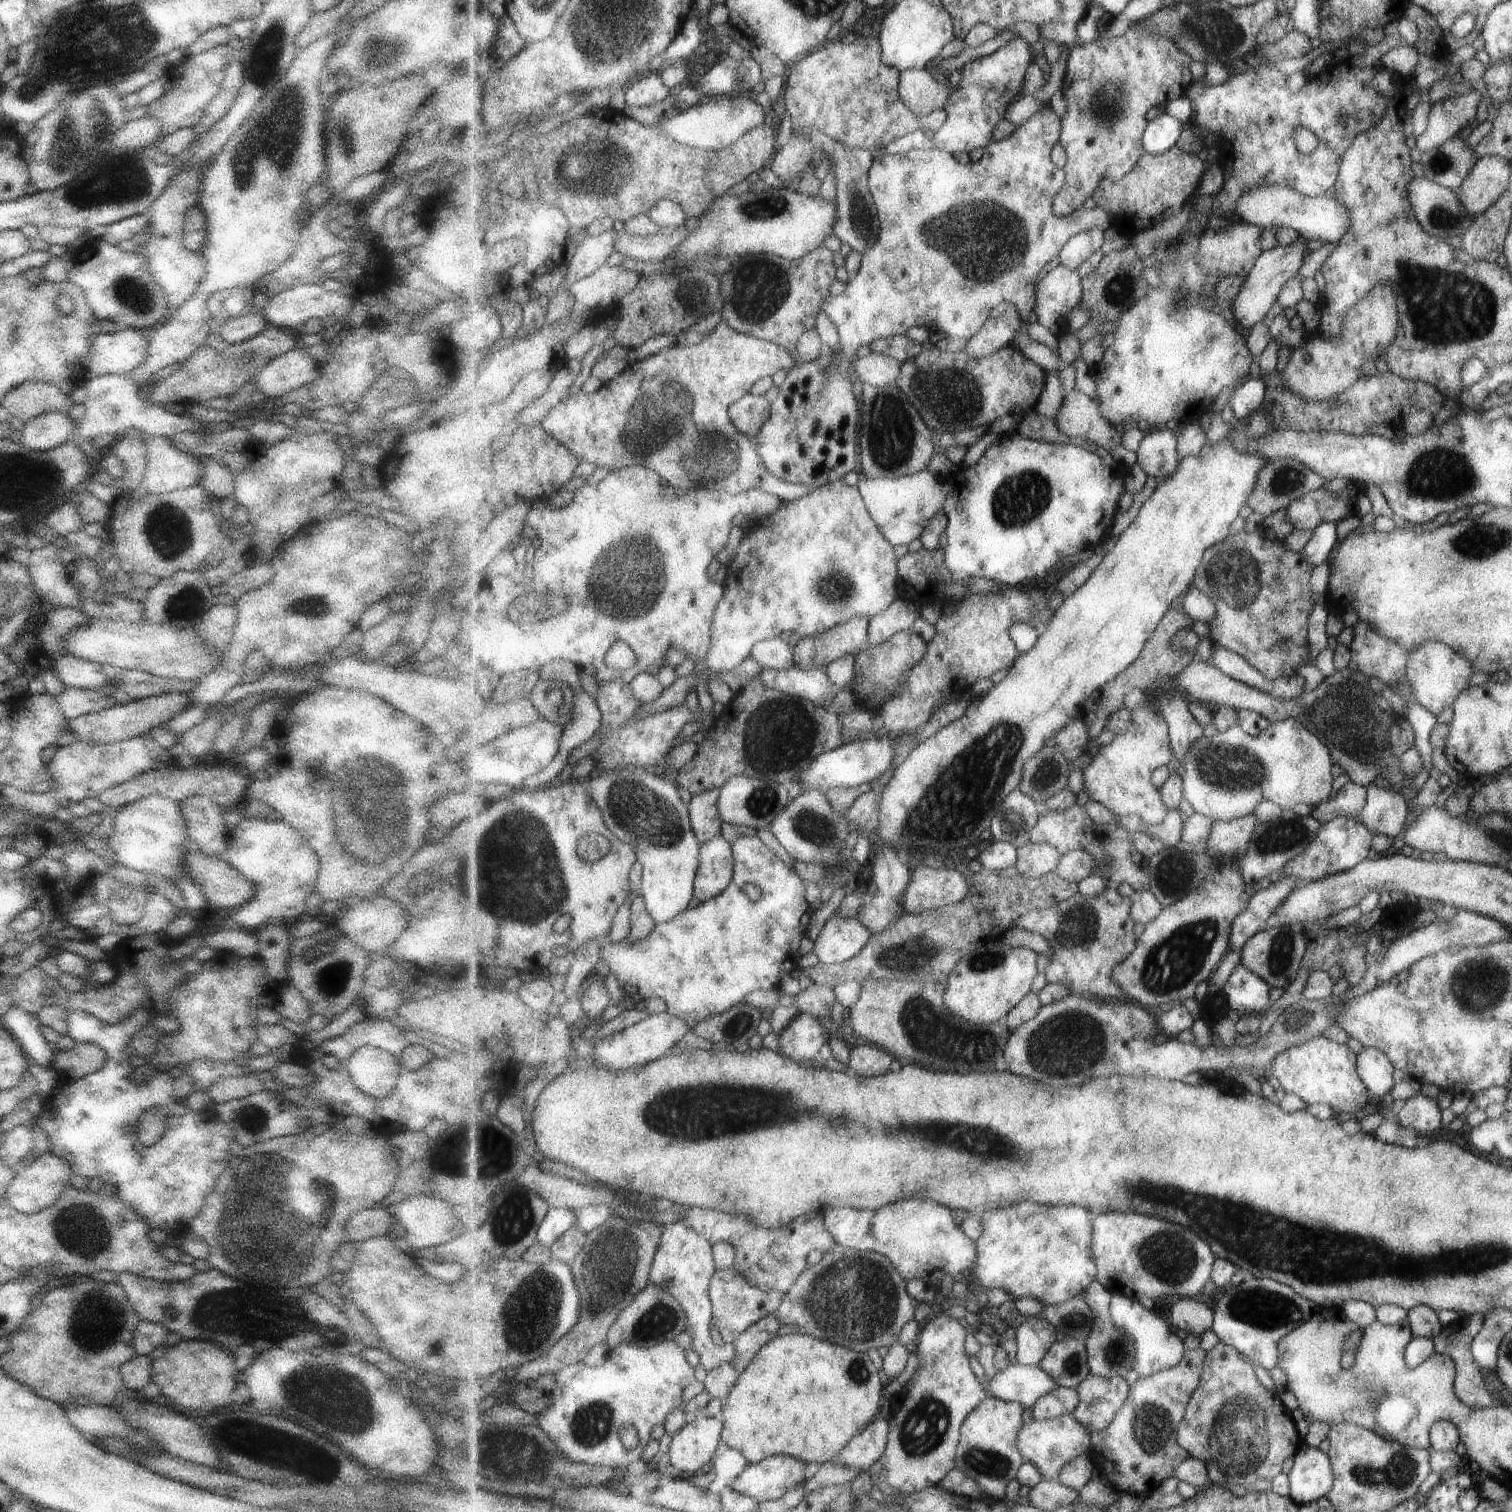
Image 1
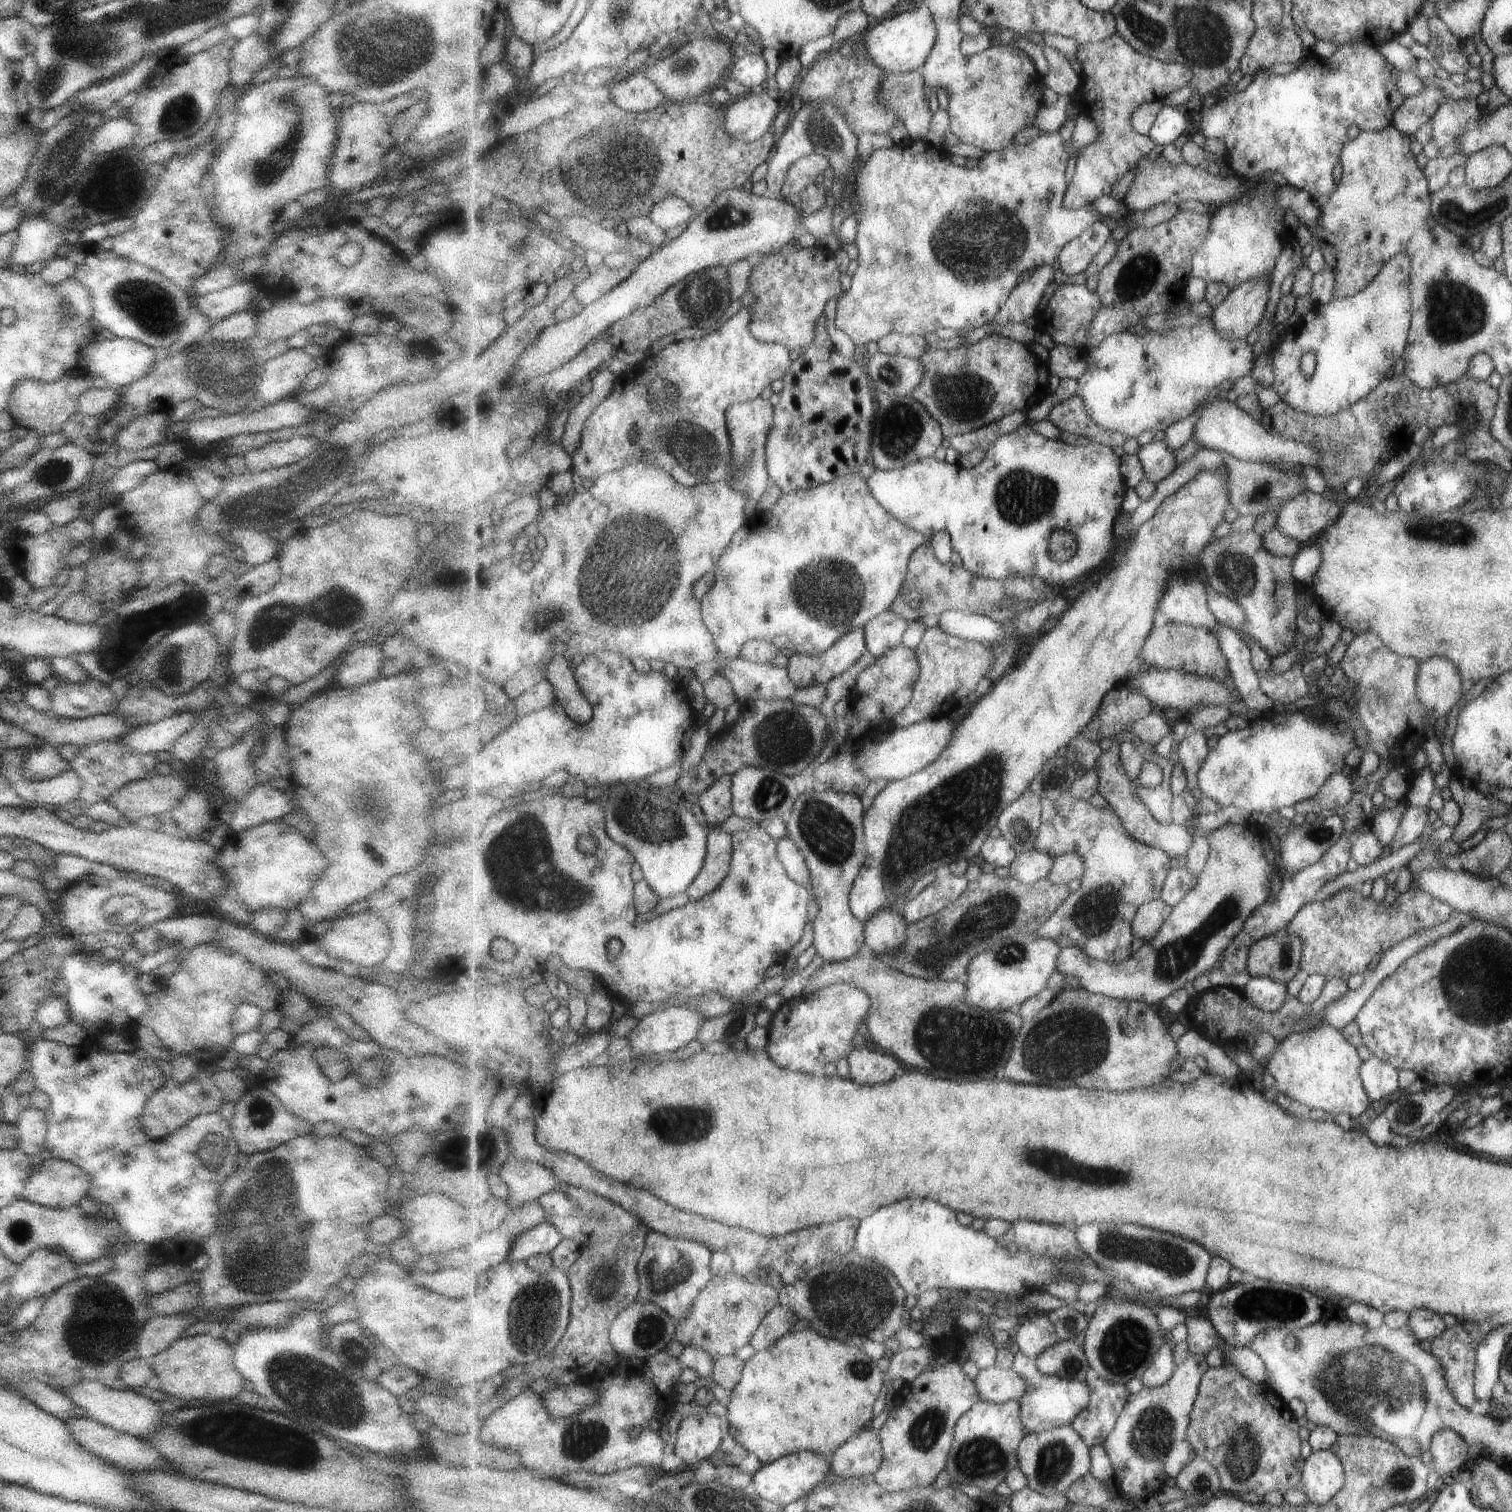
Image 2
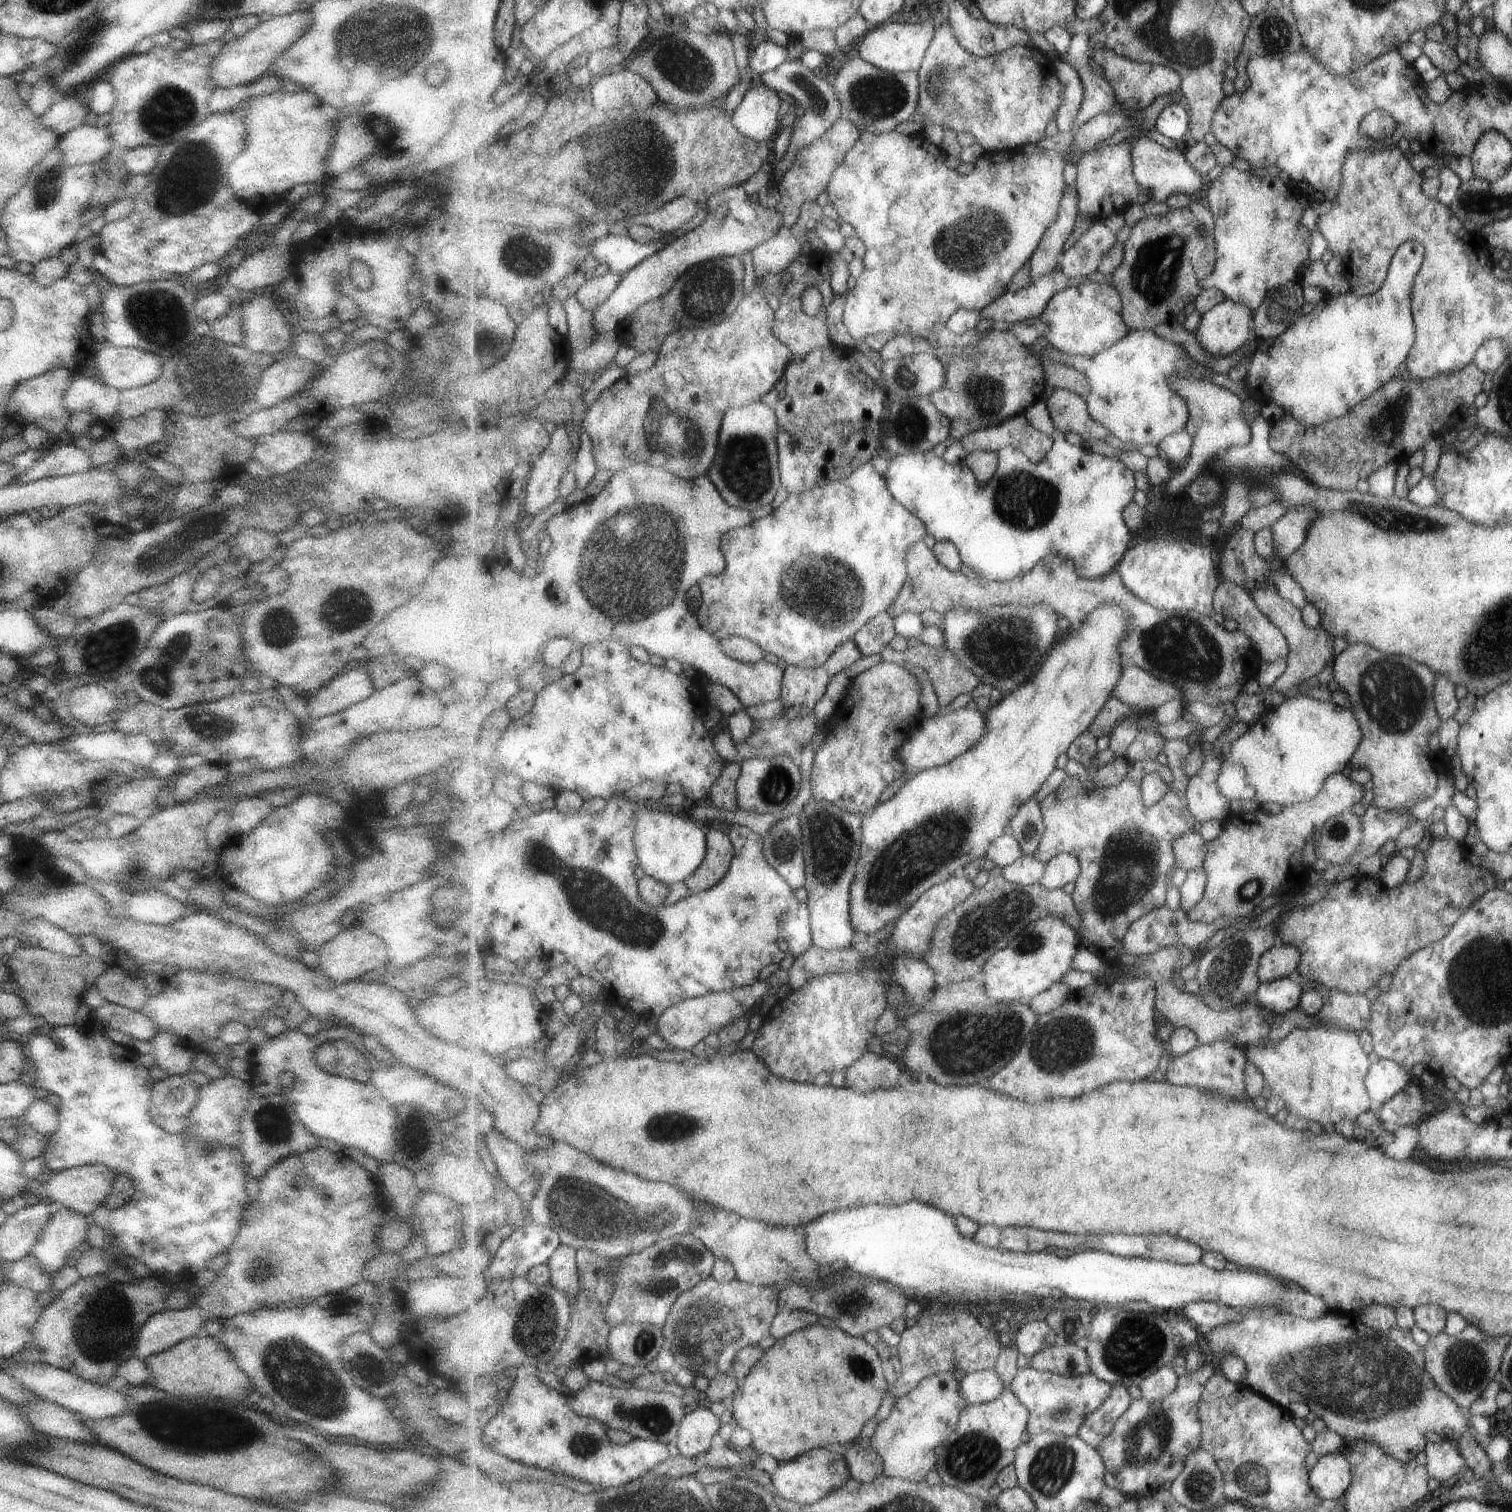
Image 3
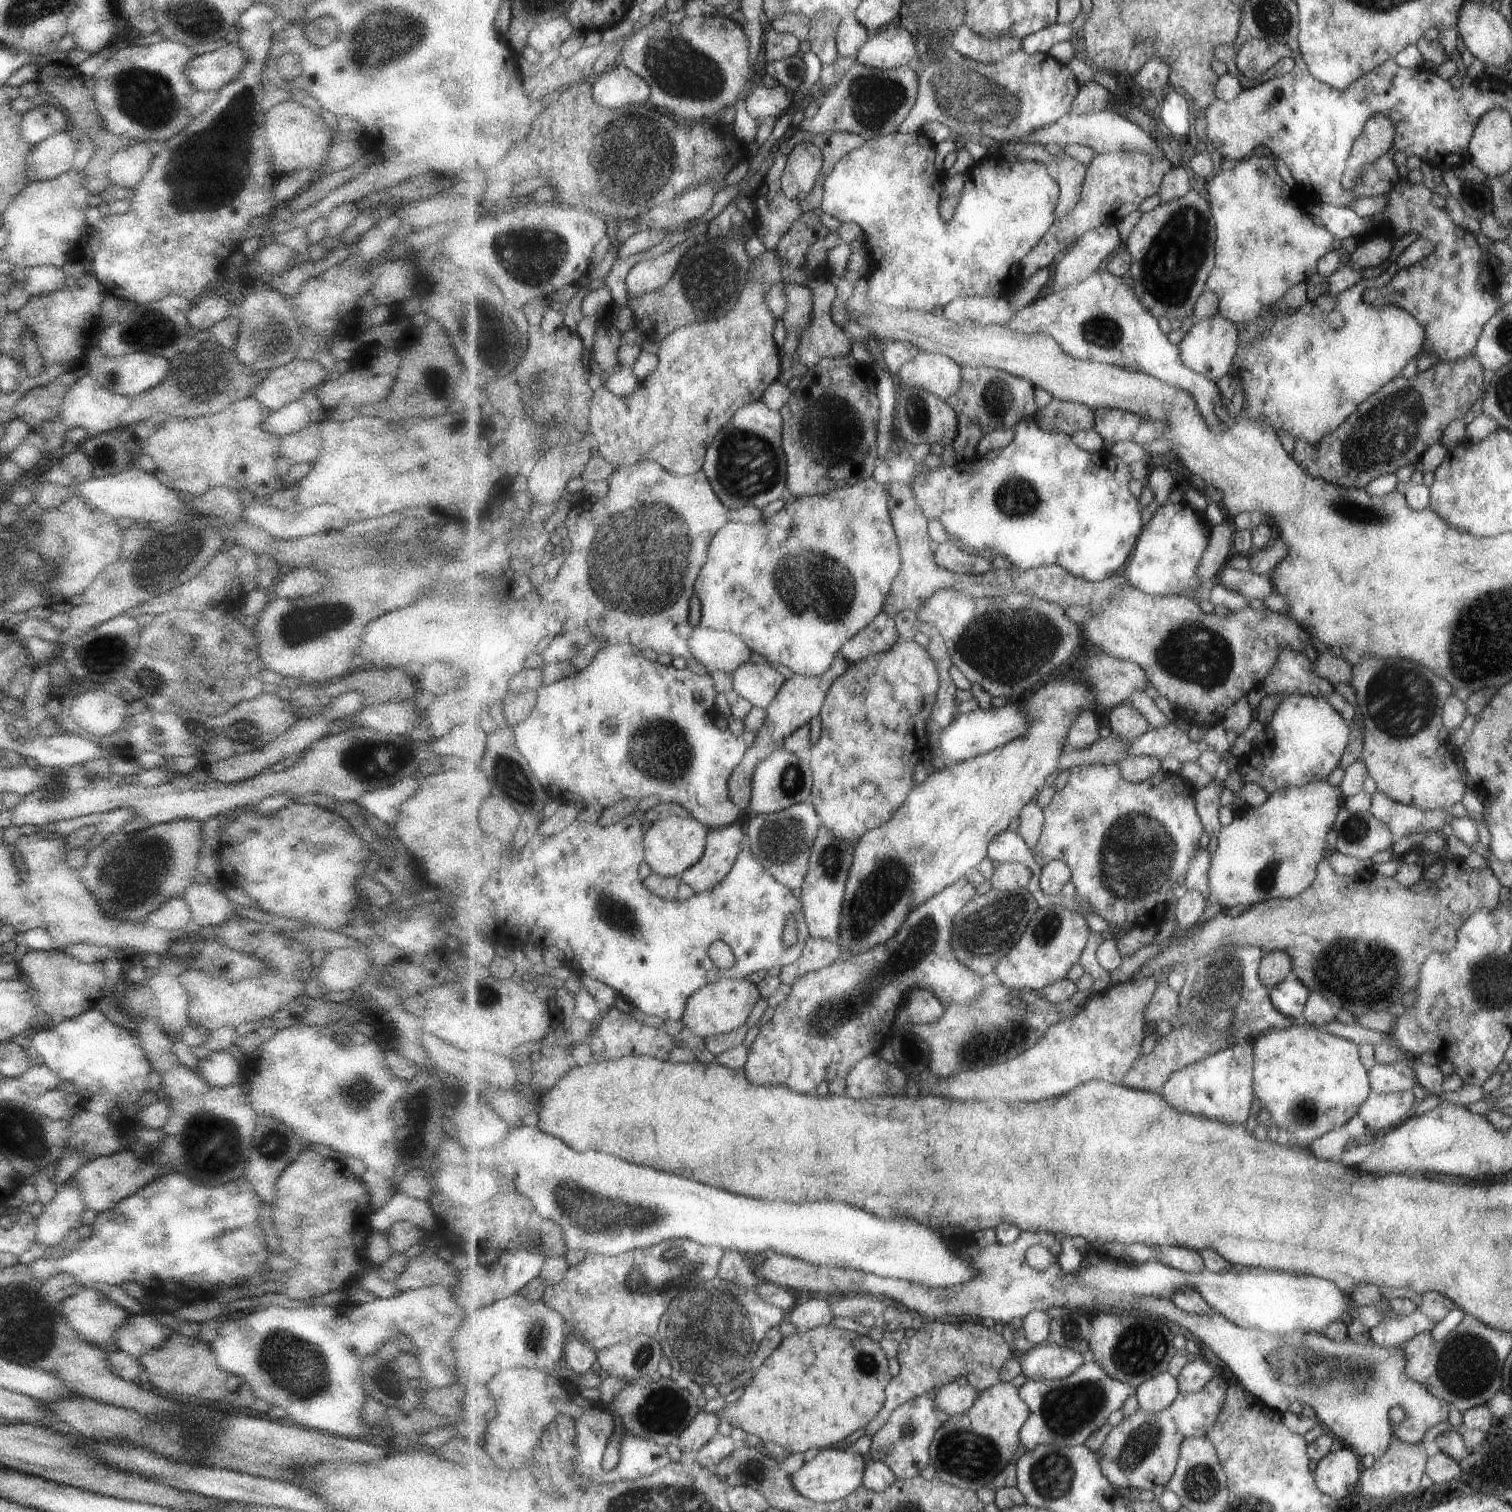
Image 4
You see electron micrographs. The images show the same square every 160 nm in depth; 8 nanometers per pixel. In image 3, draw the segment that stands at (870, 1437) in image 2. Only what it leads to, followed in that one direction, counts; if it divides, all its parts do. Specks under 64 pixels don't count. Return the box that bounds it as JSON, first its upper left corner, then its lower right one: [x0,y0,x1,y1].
[842,1442,883,1482]

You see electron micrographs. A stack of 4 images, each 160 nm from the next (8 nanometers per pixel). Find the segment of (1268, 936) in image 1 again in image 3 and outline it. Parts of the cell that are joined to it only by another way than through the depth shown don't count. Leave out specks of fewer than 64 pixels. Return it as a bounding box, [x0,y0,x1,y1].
[1257,941,1301,982]

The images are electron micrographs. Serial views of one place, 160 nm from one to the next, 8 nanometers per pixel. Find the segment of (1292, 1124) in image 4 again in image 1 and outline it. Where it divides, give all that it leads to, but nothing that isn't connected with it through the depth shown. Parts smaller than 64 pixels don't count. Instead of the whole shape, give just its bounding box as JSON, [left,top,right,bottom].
[1269,1036,1369,1112]

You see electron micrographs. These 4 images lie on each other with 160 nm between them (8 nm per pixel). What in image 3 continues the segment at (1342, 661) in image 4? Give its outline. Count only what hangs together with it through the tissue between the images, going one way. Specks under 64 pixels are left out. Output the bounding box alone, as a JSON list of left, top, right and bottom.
[1250,585,1336,694]

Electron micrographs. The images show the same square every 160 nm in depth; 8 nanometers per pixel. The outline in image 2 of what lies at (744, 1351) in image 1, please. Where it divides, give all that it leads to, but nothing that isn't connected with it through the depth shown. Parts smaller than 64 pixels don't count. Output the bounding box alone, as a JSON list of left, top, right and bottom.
[748,1305,799,1352]

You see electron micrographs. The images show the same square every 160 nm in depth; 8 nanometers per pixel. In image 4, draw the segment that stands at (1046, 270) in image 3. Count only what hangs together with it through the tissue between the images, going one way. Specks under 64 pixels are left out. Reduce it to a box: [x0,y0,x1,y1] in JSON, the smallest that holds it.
[1055,154,1087,222]

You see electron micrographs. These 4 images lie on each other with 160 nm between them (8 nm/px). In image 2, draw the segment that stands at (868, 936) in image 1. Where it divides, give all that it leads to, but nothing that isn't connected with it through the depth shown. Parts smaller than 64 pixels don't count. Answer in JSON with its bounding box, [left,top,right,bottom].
[786,789,867,963]

